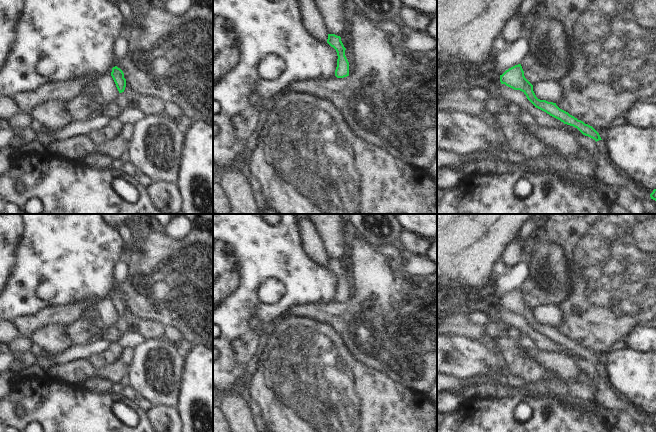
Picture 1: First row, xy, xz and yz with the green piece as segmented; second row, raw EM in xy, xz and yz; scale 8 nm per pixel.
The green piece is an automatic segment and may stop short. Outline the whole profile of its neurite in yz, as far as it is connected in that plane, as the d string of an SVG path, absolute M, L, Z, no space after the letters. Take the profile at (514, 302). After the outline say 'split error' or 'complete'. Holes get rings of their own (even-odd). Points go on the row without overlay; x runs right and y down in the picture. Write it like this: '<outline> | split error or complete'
M521 288L509 292L500 299L500 306L514 314L522 315L536 332L546 336L564 348L577 352L583 359L594 363L596 366L602 364L599 357L592 350L585 348L583 345L560 333L556 327L538 323L533 315L533 309L524 300Z | complete

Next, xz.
M328 258L327 267L336 274L338 280L335 300L337 302L349 300L349 286L345 280L346 272L341 265L341 261L335 258Z | complete

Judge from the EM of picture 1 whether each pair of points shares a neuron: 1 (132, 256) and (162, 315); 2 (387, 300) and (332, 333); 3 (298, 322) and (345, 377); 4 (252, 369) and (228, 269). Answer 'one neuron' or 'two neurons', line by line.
1: one neuron
2: two neurons
3: one neuron
4: one neuron

